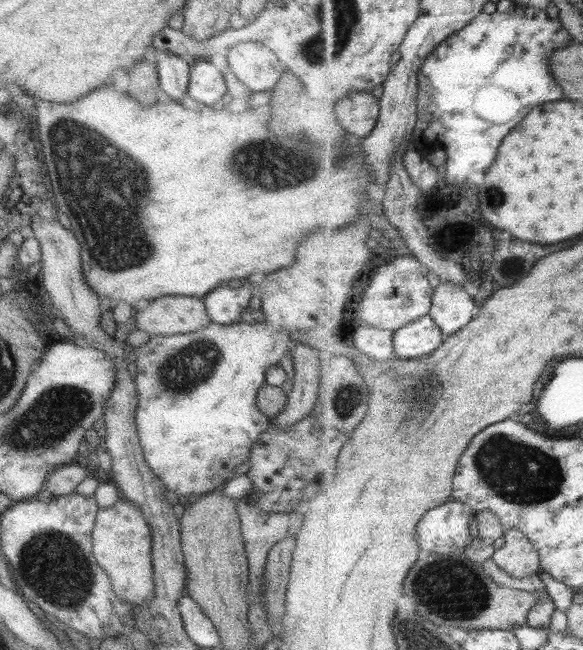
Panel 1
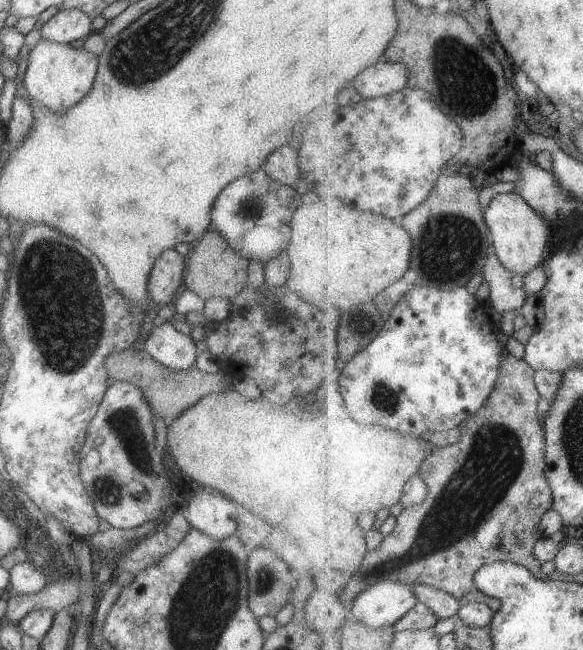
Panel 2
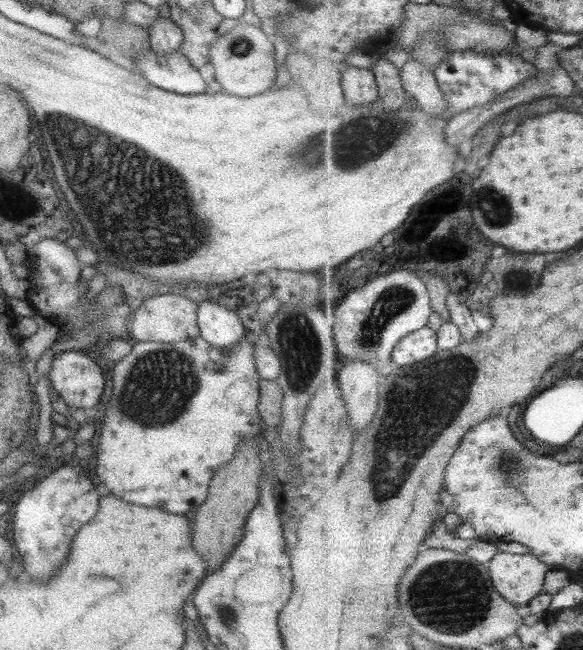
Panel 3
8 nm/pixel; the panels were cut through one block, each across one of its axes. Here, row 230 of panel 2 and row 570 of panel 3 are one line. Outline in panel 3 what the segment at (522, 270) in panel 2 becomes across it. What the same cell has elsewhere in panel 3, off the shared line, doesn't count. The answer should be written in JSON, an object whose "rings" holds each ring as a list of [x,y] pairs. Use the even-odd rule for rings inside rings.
{"rings":[[[507,552],[497,553],[489,568],[496,590],[520,609],[544,592],[547,573],[553,570],[533,553]]]}

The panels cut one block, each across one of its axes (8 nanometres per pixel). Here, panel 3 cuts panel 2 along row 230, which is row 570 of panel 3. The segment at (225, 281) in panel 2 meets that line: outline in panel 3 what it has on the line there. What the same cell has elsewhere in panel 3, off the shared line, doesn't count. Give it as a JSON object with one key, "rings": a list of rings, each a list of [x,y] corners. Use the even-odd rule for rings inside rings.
{"rings":[[[254,438],[242,440],[235,449],[233,458],[215,469],[206,499],[192,511],[190,543],[193,550],[206,561],[206,575],[217,570],[220,563],[234,551],[243,538],[246,518],[258,497],[258,478],[263,463],[257,455]]]}

